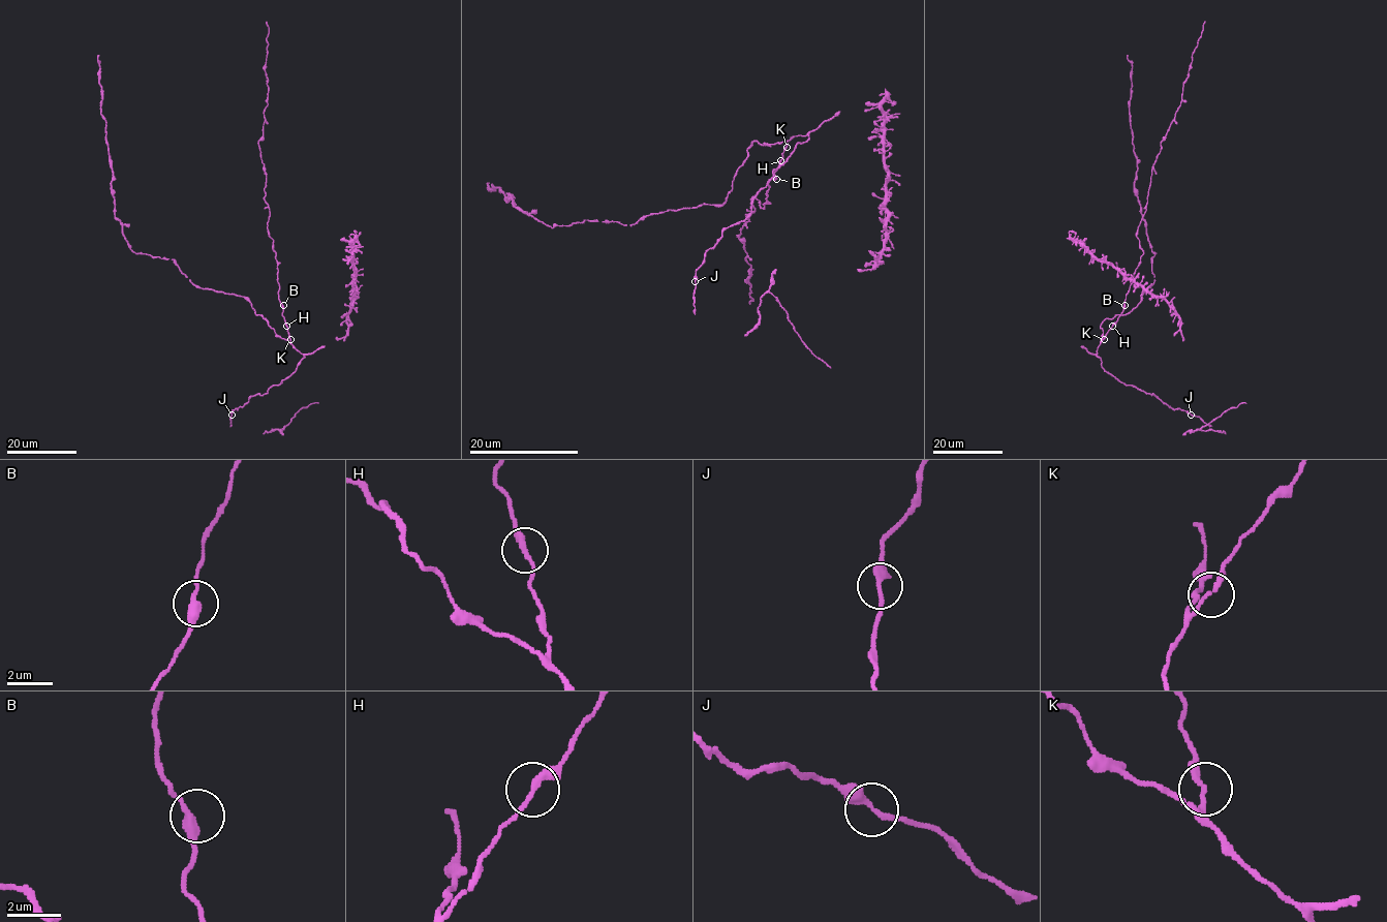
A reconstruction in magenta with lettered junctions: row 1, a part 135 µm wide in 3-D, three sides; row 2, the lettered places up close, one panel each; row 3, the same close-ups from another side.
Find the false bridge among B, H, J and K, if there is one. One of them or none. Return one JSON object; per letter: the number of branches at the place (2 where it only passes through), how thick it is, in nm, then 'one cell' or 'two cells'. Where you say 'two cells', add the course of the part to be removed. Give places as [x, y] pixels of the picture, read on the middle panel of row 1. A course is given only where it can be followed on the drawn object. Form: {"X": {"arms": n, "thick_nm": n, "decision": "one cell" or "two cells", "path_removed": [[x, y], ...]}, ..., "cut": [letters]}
{"B": {"arms": 2, "thick_nm": 340, "decision": "one cell"}, "H": {"arms": 2, "thick_nm": 240, "decision": "one cell"}, "J": {"arms": 2, "thick_nm": 280, "decision": "one cell"}, "K": {"arms": 2, "thick_nm": 190, "decision": "one cell"}, "cut": []}

